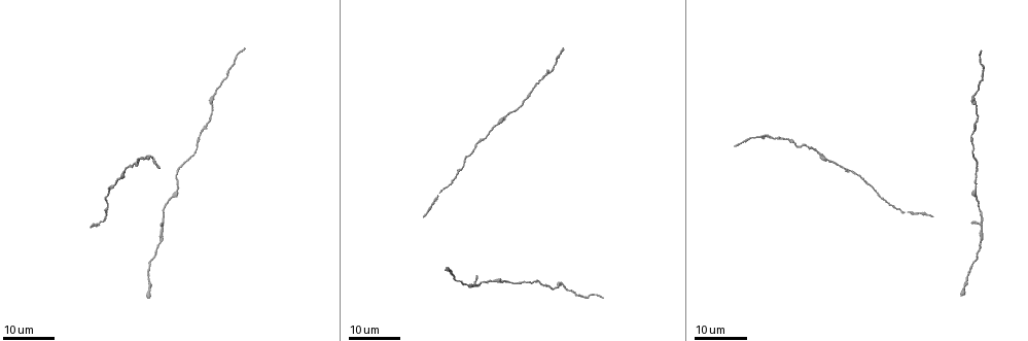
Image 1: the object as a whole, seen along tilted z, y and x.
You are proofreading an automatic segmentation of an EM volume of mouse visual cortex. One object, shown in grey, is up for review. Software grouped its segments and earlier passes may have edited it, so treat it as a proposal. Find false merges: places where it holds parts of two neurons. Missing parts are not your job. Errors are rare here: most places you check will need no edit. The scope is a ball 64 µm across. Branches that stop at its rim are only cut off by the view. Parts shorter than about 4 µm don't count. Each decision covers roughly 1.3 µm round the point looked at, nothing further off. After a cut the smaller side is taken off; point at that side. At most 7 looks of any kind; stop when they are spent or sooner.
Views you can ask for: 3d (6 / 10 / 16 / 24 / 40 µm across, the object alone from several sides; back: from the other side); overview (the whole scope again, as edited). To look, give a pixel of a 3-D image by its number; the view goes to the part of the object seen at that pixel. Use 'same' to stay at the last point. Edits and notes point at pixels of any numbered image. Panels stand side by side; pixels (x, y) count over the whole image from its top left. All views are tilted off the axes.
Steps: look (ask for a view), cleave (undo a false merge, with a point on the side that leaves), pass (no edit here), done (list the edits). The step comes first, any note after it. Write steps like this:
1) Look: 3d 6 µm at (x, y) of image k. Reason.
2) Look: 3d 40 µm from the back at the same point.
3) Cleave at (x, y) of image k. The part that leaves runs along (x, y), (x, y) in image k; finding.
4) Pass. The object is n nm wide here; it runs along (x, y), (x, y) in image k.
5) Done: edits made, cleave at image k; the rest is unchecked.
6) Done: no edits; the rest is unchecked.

Look: 3d 16 µm at (982, 222) of image 1. Two arms in line, one across.

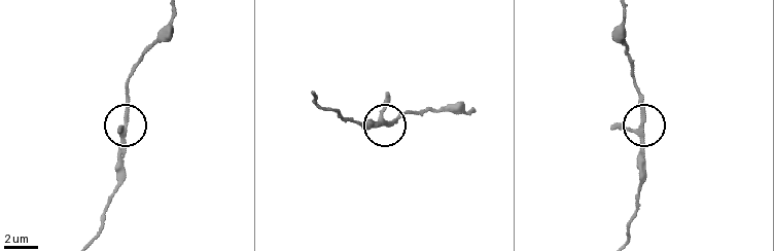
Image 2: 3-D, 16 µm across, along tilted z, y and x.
Look: 3d 6 µm at (641, 131) of image 2.

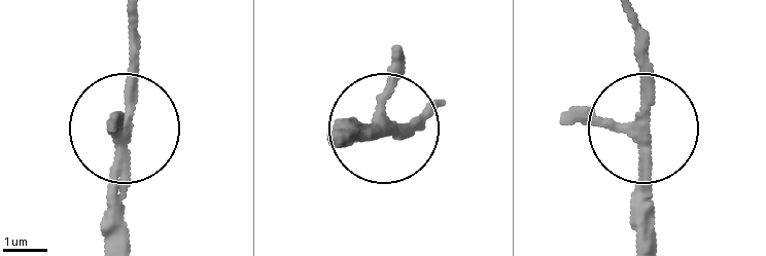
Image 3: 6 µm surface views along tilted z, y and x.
Pass. The side arm is 16 µm long; 3 arms meet here; continuous, no second neuron.

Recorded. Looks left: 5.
Look: 3d 16 µm at (562, 284) of image 1. Calibre changes.

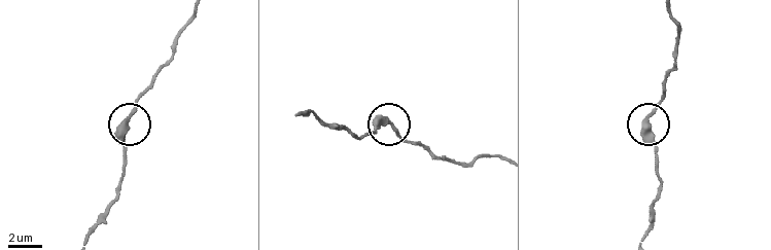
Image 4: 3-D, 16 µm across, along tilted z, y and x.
Look: 3d 10 µm at (649, 117) of image 4. Zoom in.

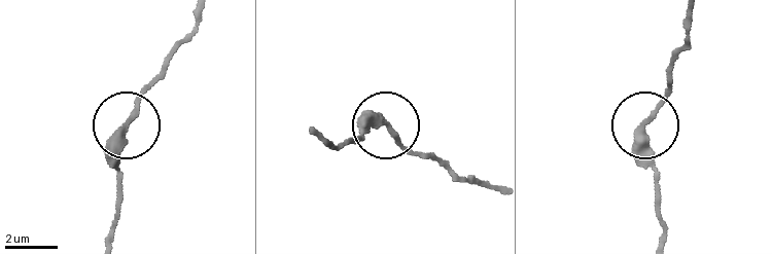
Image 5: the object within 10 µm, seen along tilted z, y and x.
Pass. It runs along (110, 232), (118, 135), (160, 75) in image 5; continuous, no second neuron.

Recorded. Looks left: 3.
Look: 3d 24 µm at (974, 123) of image 1. Sudden change in width.

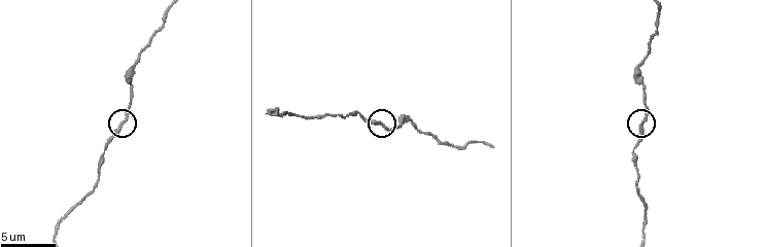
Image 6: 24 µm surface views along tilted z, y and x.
Look: 3d 10 µm at (121, 121) of image 6.

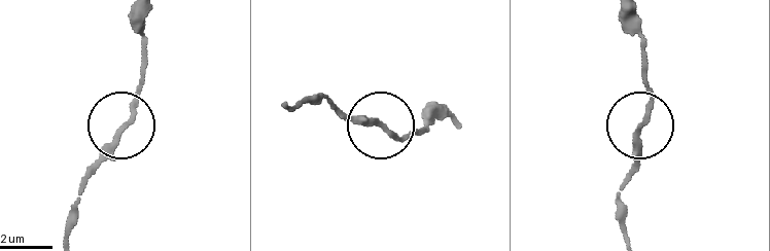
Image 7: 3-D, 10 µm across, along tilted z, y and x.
Pass. It runs along (68, 231), (84, 179), (135, 105), (141, 41) in image 7; all the same neuron.

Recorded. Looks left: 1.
Done: no edits; the rest is unchecked.

